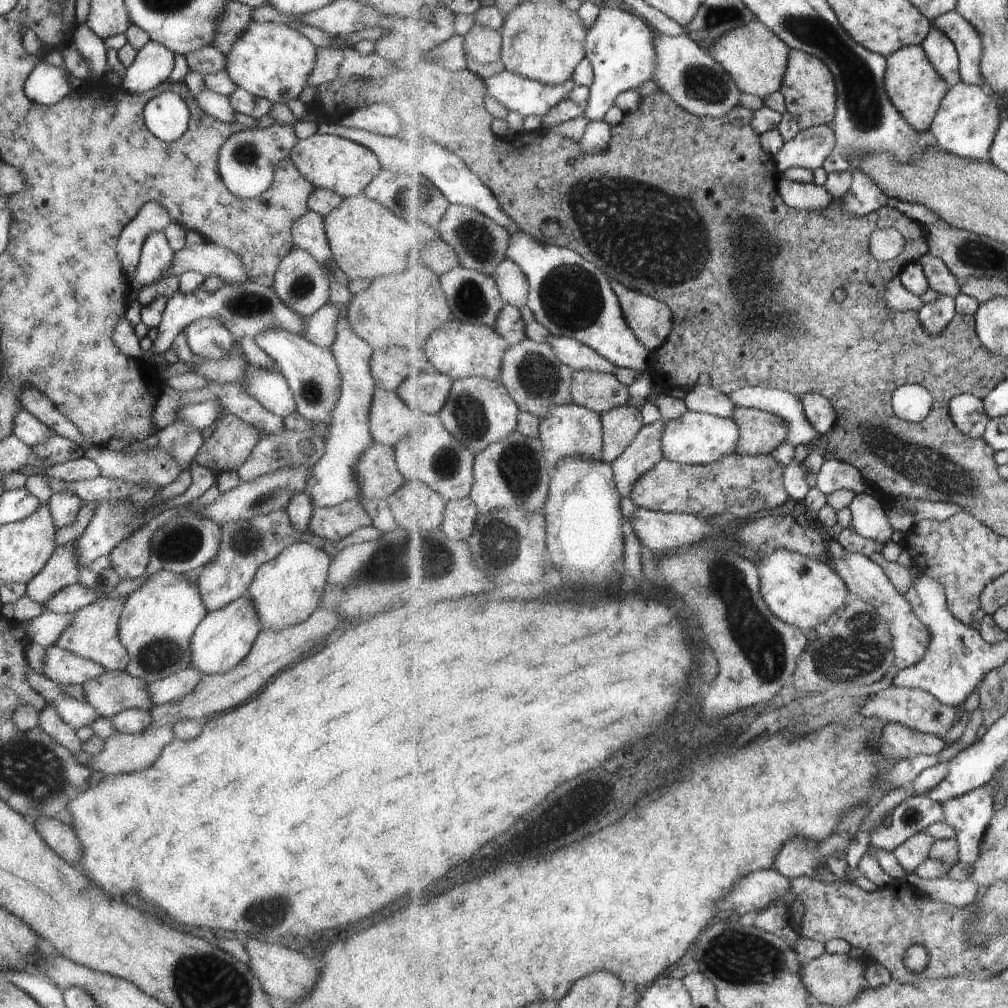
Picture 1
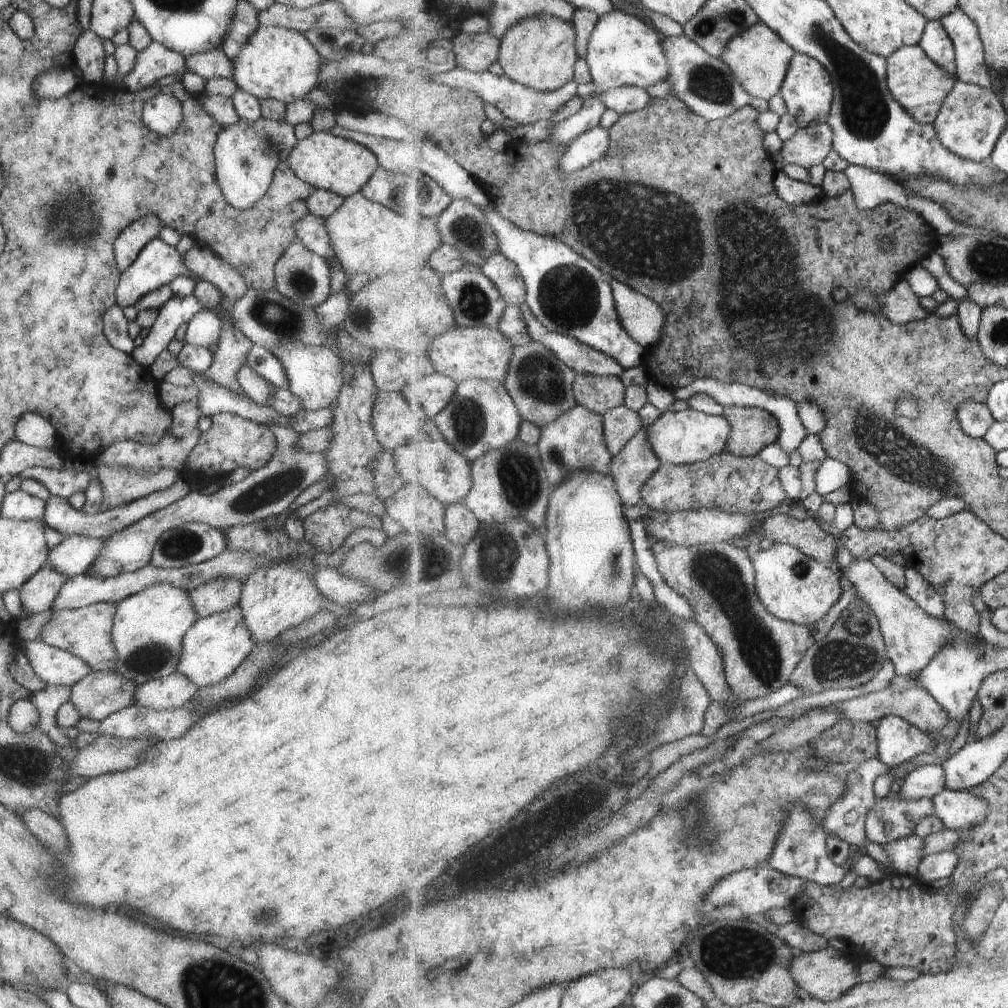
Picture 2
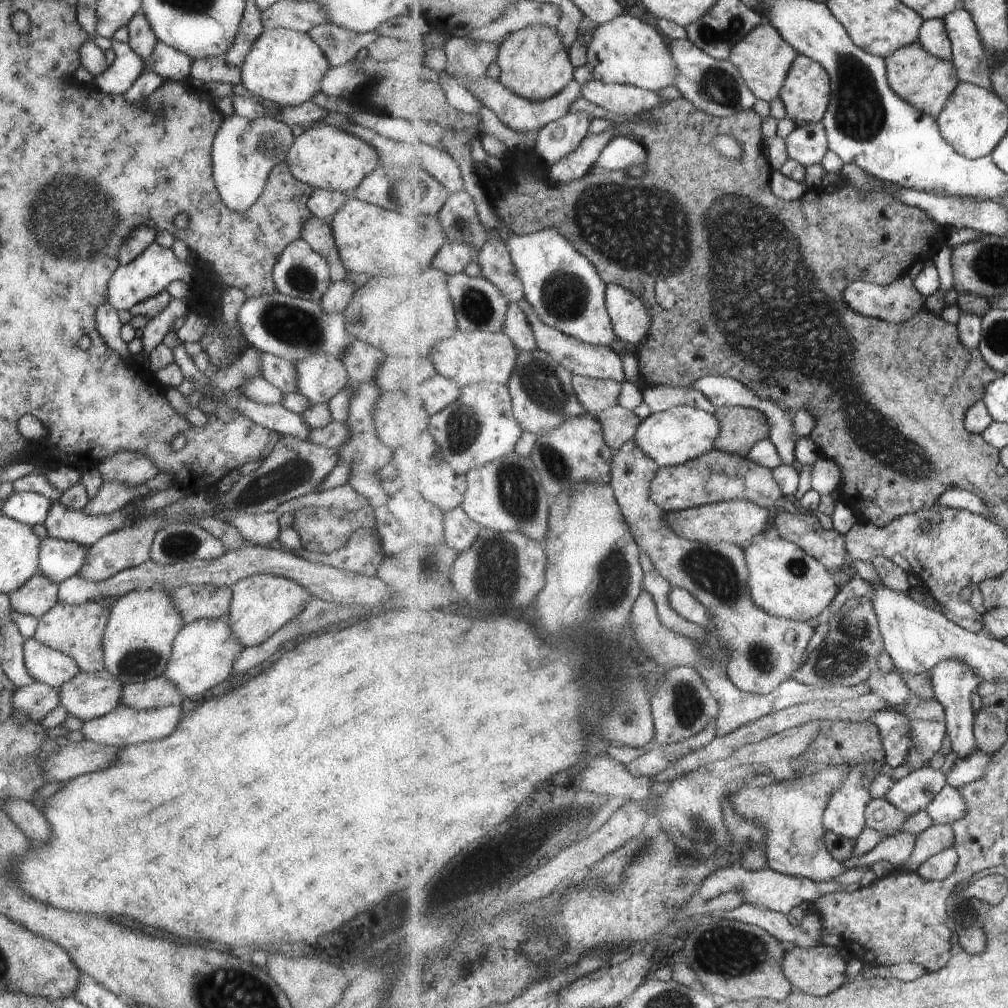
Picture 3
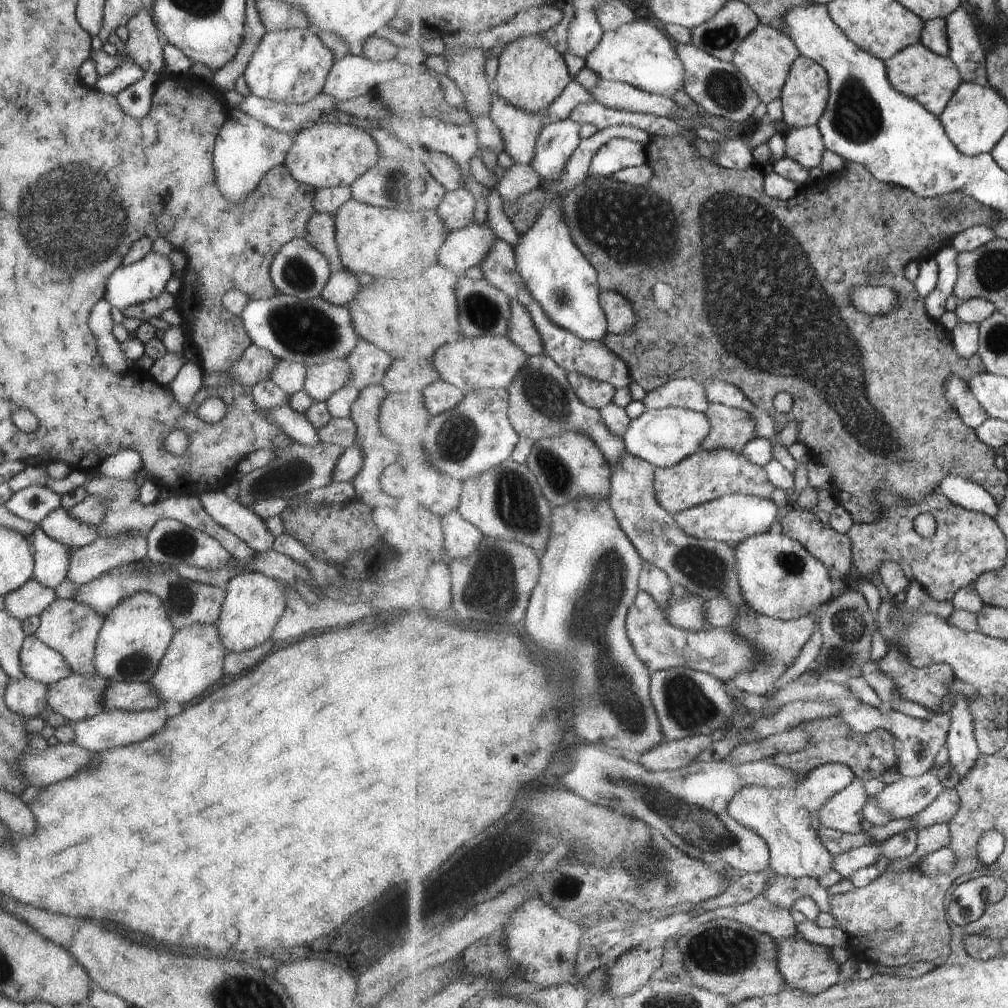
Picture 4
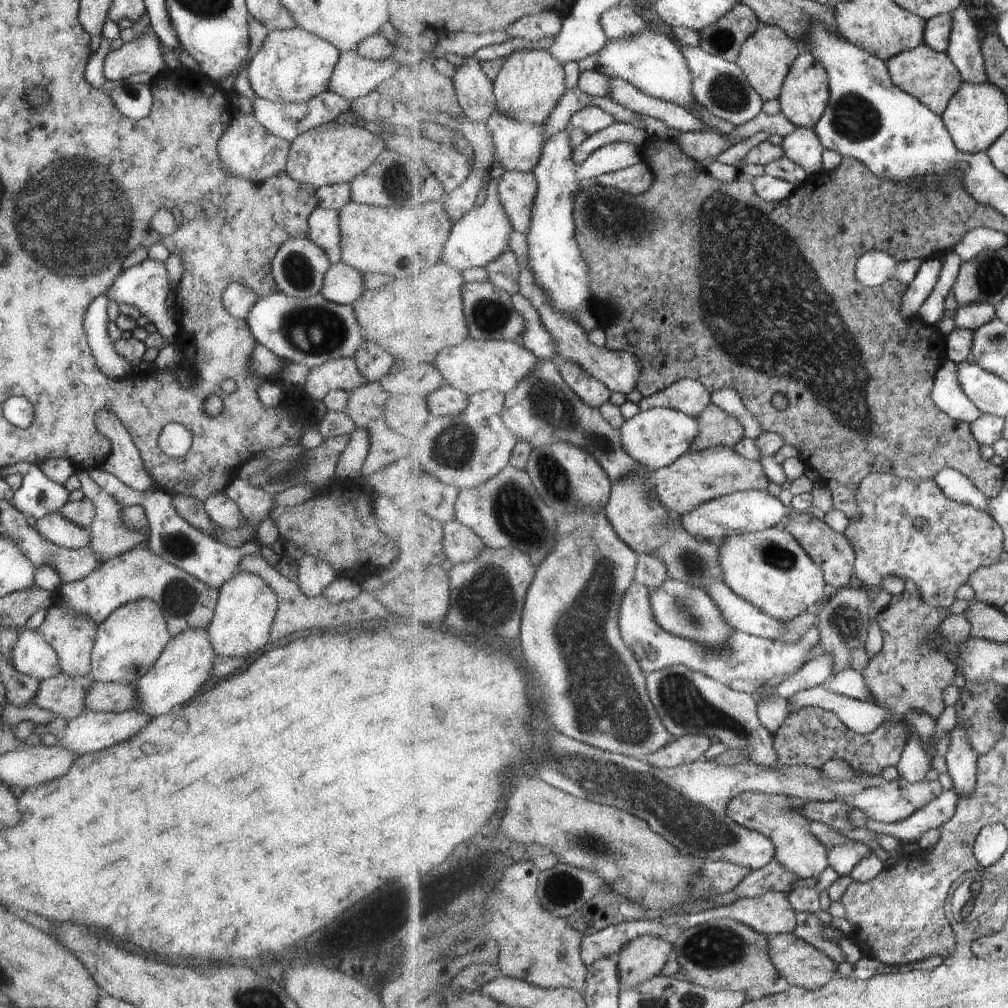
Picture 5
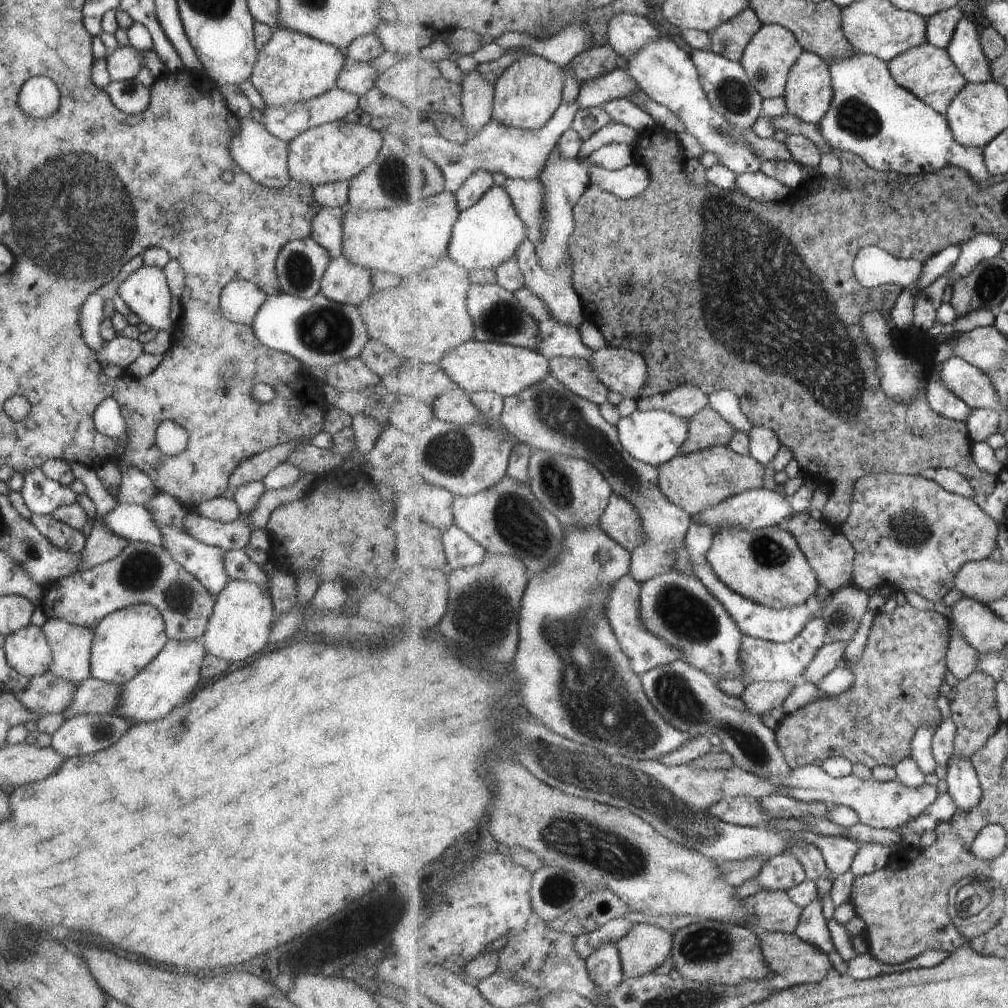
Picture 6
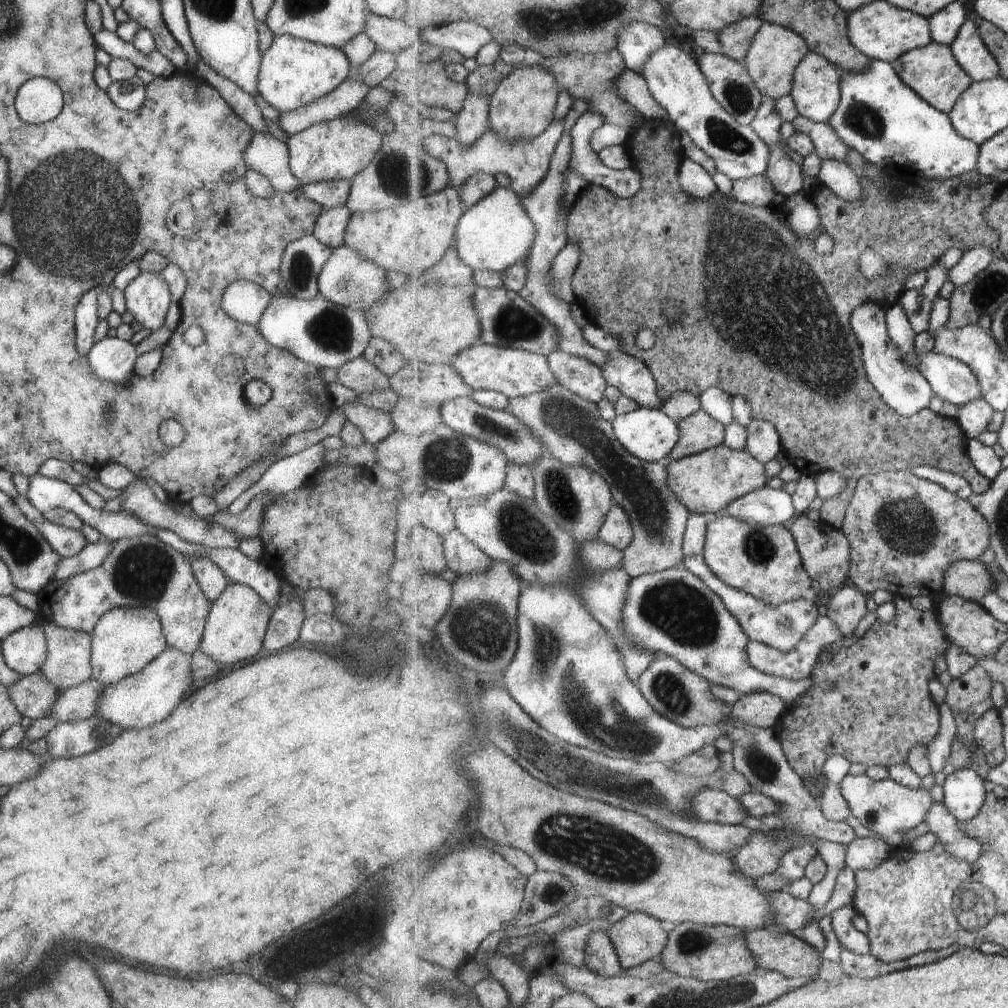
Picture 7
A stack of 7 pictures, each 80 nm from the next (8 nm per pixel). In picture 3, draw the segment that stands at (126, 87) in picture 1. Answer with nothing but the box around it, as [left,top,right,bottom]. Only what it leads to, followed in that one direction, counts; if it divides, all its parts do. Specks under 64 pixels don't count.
[140,40,192,80]

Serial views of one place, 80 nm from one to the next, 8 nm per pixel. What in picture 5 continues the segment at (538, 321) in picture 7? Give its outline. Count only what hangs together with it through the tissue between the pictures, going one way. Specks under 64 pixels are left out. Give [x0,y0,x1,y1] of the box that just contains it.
[464,281,525,343]

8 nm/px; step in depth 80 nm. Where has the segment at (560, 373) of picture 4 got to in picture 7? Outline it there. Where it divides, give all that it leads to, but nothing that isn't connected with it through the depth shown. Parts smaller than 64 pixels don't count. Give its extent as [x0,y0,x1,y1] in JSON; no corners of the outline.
[506,382,691,579]

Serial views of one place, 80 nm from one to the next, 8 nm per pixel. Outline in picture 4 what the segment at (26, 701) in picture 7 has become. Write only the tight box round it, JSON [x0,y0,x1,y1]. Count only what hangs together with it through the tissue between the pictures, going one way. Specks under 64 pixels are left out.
[46,672,110,724]

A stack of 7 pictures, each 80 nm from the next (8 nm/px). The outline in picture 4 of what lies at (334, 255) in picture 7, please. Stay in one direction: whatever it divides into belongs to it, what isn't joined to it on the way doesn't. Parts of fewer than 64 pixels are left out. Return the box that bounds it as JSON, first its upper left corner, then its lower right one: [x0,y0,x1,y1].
[320,268,361,307]

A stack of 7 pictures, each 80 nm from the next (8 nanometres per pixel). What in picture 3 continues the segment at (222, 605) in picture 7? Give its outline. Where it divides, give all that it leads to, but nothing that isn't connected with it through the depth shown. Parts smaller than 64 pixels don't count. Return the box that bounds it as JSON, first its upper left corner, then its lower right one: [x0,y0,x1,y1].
[228,573,310,648]

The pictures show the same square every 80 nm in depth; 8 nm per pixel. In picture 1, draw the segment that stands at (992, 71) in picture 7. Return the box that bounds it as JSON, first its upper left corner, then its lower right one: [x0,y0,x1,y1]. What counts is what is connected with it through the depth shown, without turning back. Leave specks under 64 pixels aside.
[932,11,985,86]

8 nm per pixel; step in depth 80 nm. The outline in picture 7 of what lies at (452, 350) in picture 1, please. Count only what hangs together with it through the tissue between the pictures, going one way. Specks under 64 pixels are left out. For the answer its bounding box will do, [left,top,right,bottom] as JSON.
[451,341,557,398]

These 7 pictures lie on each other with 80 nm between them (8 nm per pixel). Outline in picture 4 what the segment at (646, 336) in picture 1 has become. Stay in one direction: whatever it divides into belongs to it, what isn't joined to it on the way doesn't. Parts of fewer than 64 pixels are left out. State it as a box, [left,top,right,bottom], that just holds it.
[599,290,640,335]

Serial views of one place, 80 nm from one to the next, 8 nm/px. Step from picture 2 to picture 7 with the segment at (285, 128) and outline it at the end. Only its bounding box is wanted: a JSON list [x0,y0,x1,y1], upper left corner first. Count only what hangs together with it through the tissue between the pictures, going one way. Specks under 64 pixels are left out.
[241,131,299,193]

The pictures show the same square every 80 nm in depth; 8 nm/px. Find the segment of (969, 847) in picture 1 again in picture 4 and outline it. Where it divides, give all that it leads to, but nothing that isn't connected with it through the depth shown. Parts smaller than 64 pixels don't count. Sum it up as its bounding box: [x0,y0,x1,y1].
[916,787,961,828]

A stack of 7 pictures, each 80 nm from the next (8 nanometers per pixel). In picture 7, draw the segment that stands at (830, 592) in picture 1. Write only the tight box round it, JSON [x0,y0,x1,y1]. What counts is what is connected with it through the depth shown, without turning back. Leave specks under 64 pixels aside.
[704,514,813,605]

